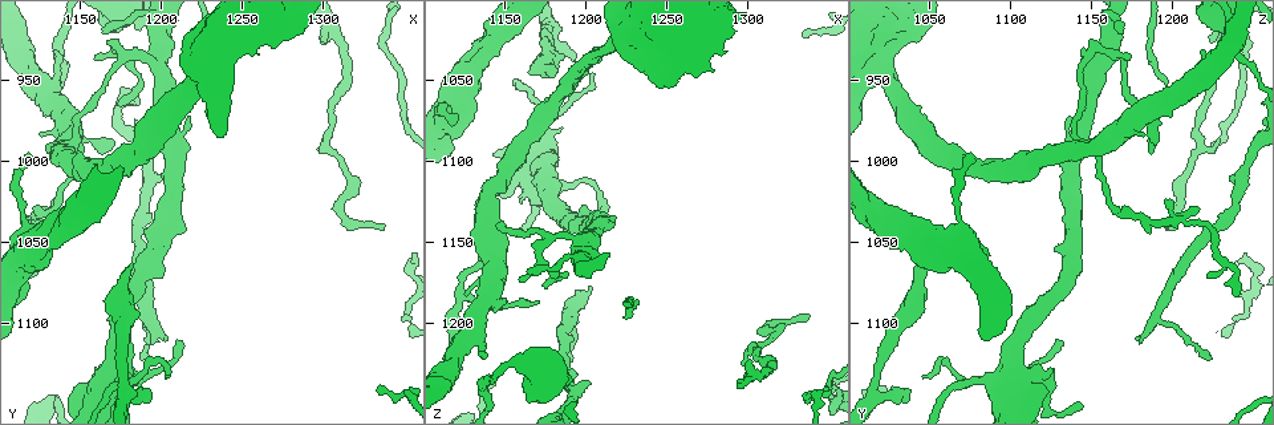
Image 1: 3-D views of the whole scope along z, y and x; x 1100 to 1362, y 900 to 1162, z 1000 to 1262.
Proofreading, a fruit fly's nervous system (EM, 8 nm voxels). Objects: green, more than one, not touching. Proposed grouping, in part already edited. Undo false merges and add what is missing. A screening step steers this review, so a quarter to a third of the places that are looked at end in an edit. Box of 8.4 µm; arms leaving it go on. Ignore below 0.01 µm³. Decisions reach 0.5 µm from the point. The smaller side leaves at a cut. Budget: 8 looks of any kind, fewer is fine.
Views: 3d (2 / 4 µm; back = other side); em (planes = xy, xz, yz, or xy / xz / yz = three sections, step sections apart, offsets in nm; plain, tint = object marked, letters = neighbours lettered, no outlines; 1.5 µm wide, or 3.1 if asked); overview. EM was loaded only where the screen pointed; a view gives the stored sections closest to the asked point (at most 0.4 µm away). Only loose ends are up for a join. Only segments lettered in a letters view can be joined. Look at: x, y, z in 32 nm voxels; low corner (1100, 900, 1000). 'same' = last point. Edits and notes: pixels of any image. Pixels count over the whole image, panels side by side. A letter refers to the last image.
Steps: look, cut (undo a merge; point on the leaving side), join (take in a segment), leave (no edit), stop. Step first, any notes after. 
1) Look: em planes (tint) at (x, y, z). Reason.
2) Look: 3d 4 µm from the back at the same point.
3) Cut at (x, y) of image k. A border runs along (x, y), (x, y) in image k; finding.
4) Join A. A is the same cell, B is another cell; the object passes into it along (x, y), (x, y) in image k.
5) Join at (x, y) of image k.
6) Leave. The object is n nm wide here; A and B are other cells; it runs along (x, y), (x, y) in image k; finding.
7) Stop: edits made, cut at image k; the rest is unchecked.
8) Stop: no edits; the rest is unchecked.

Look: 3d 2 µm from the back at (1182, 1064, 1046). An open end.

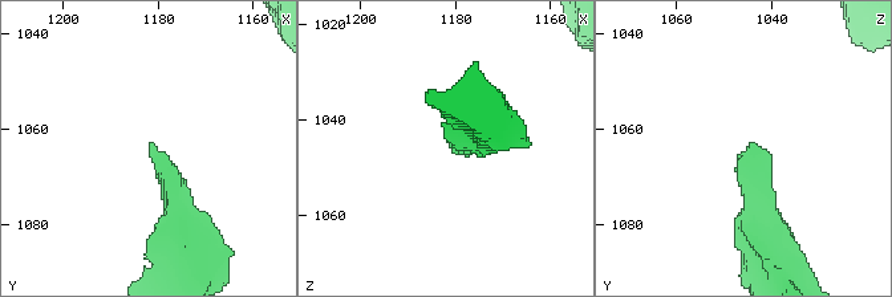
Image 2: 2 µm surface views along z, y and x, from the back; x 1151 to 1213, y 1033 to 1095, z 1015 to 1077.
Look: em planes (letters) at (1180, 1065, 1046). Now the EM.

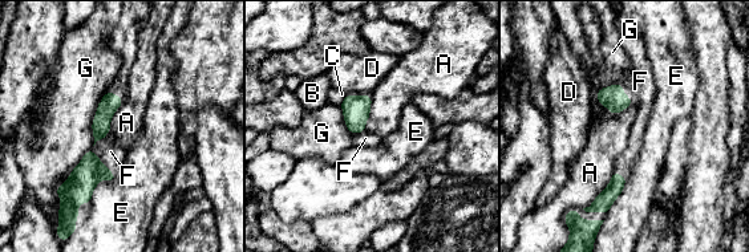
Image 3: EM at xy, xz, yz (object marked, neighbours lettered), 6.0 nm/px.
Join F. F is the same cell, A, B, C, D, E and G are other cells; the object passes into it along (110, 102), (101, 138), (106, 146) in image 3; it goes on there.

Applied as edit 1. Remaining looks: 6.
Look: overview.

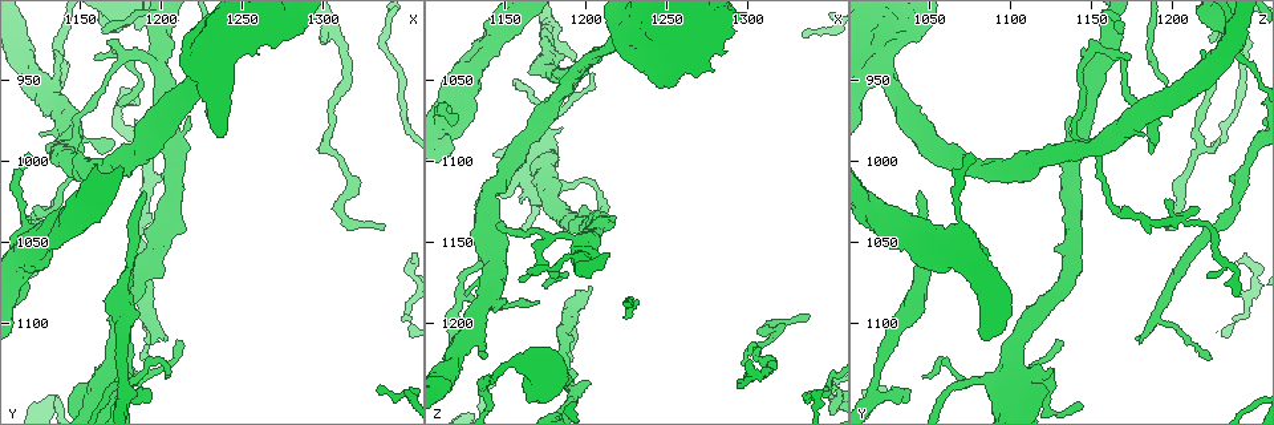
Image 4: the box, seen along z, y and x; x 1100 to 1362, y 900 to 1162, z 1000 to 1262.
Look: 3d 2 µm at (1204, 1108, 1176). Branch stops here.

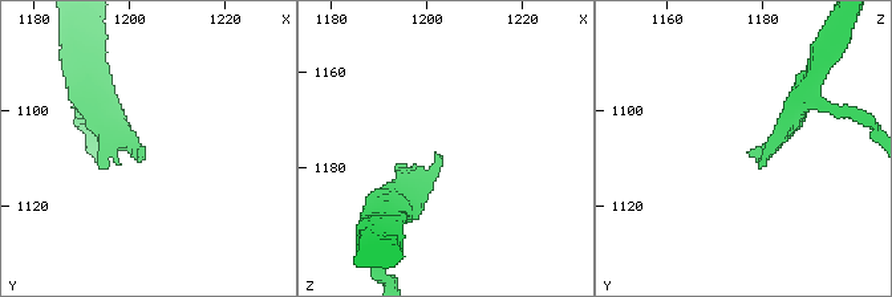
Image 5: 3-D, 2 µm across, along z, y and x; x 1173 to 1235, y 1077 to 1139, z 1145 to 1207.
Look: em xz step 4 (letters) at (1203, 1109, 1177). Now the EM.

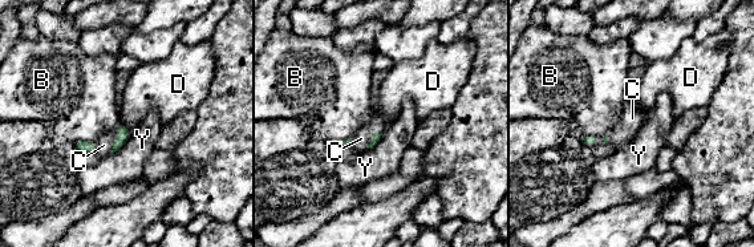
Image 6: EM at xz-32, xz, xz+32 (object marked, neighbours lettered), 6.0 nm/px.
Join C. C is the same cell, B, D and Y are other cells; the object passes into it along (124, 133), (114, 141), (104, 145) in image 6; it goes on there.

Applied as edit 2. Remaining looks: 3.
Look: overview.

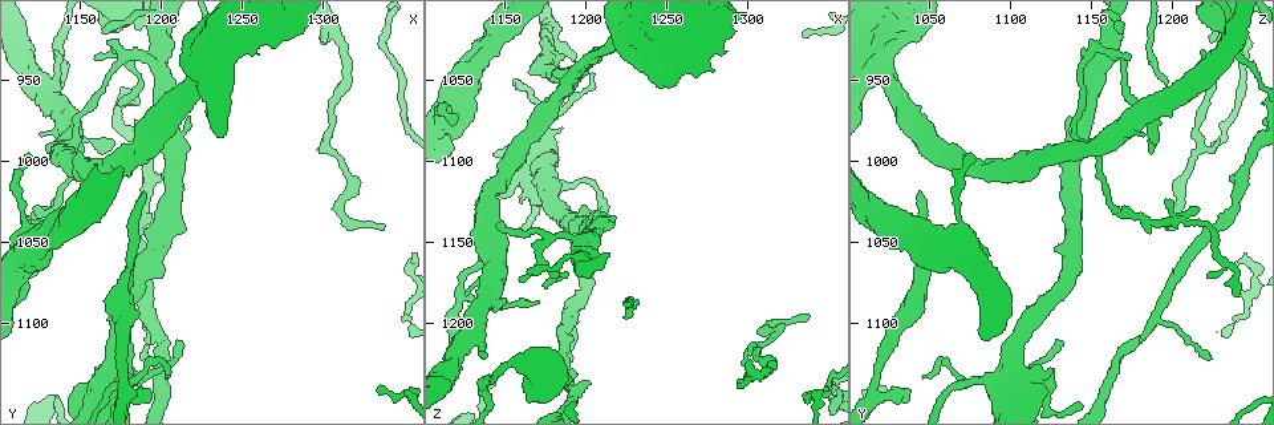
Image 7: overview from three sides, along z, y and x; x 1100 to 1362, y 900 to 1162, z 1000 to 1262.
Look: em xy step 4 (tint) at (1340, 1038, 1194). An open end.

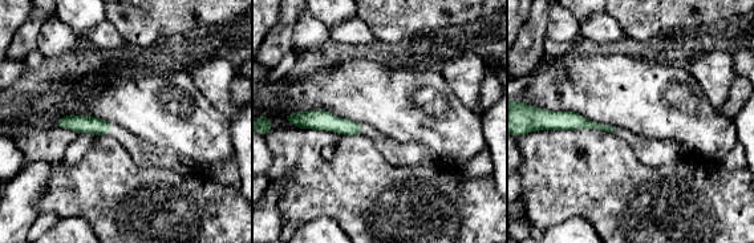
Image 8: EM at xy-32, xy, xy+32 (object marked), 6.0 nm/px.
Look: em planes (letters) at the same point. Another direction.

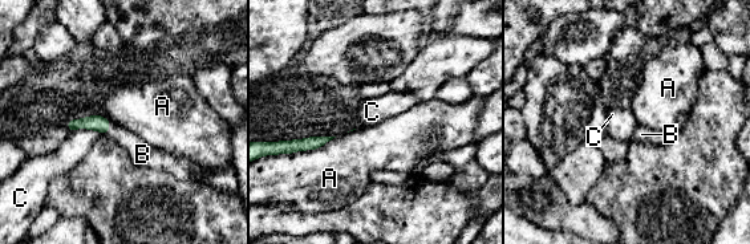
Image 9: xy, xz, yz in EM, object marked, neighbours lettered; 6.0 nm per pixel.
Join B. B is the same cell, A and C are other cells; the object passes into it along (96, 122), (109, 126), (140, 153) in image 9; the cell continues.

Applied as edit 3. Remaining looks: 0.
Stop: edits made, join at image 3, join at image 6, join at image 9; the rest is unchecked.

